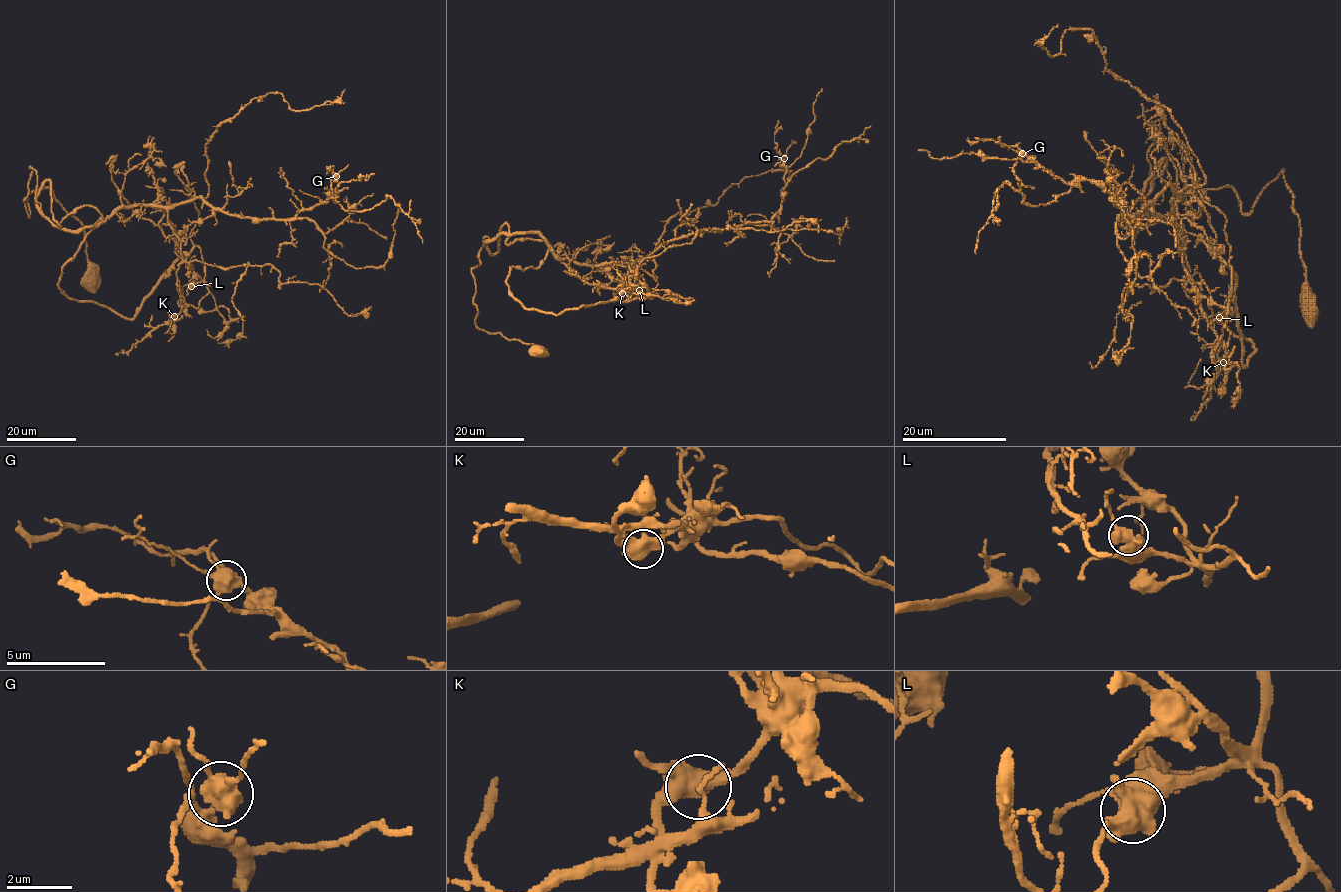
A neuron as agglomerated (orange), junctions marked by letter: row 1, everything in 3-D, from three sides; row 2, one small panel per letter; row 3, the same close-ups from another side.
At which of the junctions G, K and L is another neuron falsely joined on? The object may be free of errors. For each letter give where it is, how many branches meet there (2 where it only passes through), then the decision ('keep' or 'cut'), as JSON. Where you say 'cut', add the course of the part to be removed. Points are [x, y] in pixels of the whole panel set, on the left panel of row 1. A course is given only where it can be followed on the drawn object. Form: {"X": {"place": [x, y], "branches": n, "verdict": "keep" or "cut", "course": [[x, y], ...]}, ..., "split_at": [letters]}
{"G": {"place": [336, 176], "branches": 3, "verdict": "keep"}, "K": {"place": [174, 316], "branches": 3, "verdict": "keep"}, "L": {"place": [191, 286], "branches": 3, "verdict": "keep"}, "split_at": []}

